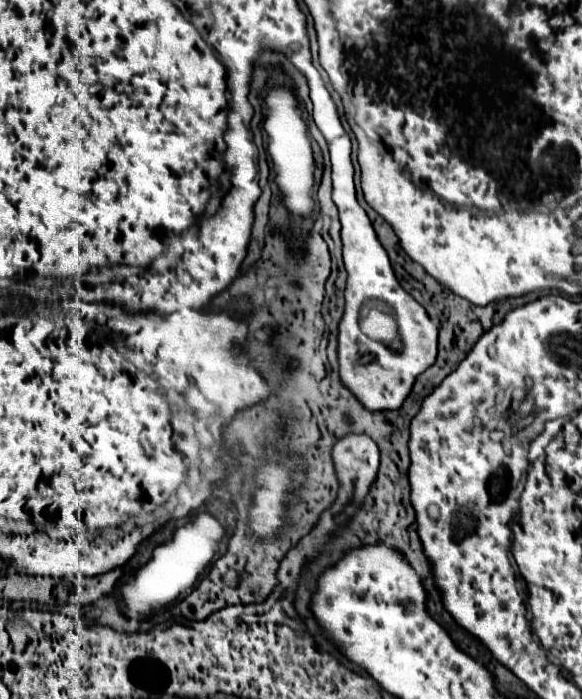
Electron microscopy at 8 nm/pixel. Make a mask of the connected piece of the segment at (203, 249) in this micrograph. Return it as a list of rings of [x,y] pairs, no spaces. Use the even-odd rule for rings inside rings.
[[[231,188],[213,216],[205,216],[199,222],[199,250],[195,256],[179,256],[177,266],[167,274],[141,272],[125,278],[123,282],[103,284],[97,300],[117,302],[129,310],[157,310],[171,314],[183,308],[199,308],[207,304],[215,294],[225,290],[237,276],[239,266],[247,254],[247,244],[253,226],[253,206],[259,198],[259,188]]]

